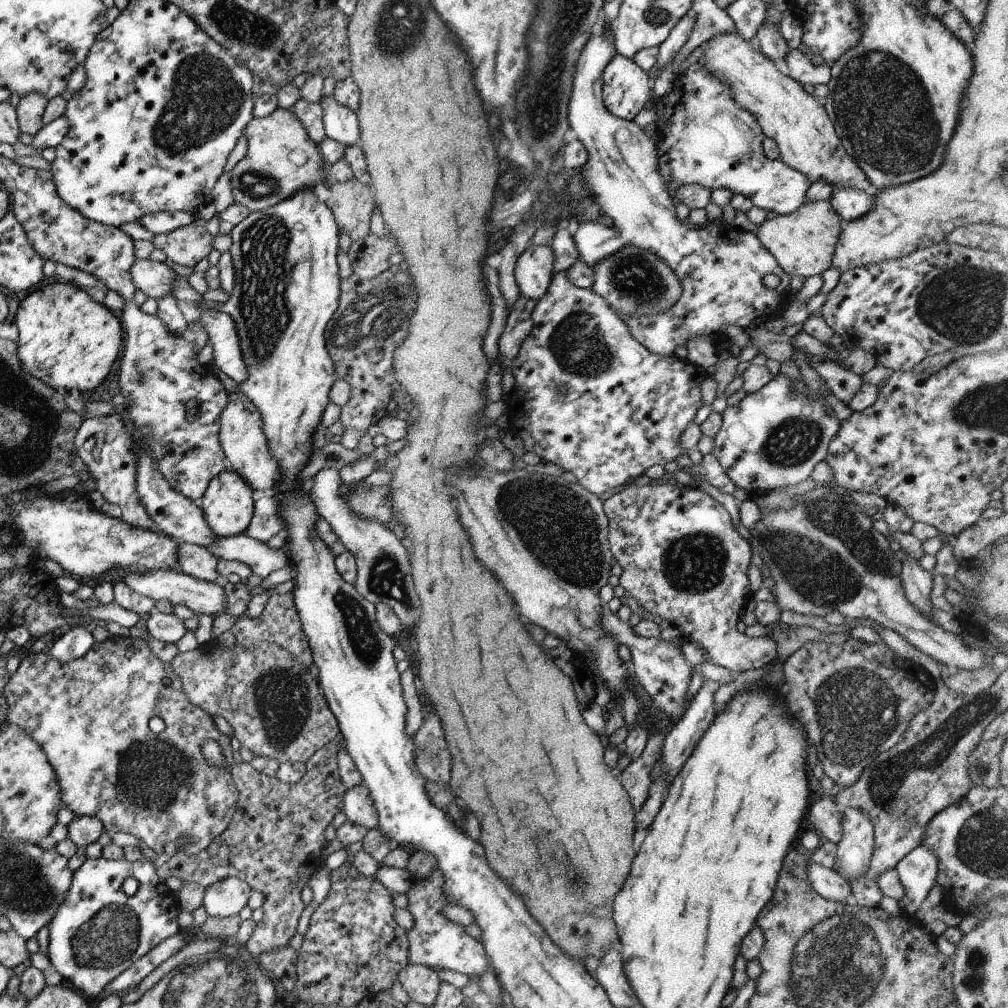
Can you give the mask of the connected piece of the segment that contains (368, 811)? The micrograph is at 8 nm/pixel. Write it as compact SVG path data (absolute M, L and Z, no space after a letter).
M361 784L346 789L342 798L342 812L346 820L365 827L367 830L377 829L378 816L369 790Z

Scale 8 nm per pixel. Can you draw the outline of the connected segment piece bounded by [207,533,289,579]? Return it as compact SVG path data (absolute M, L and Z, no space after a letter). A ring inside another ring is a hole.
M243 533L217 537L207 548L216 559L237 560L247 564L251 572L261 579L265 578L269 572L289 564L285 549L269 548L265 543Z

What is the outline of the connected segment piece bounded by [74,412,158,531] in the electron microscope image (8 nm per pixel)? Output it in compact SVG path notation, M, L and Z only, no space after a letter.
M109 413L102 417L85 418L77 425L74 449L85 464L87 473L94 479L94 490L98 490L105 501L116 504L120 519L131 526L157 531L158 528L142 507L136 491L137 453L133 450L131 435L123 426L120 415Z

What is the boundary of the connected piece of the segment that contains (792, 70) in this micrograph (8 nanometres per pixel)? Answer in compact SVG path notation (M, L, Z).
M788 48L784 56L785 66L789 70L789 77L796 80L801 86L803 84L827 84L830 79L830 68L827 64L822 63L814 66L810 61L810 56L799 53L799 48Z

